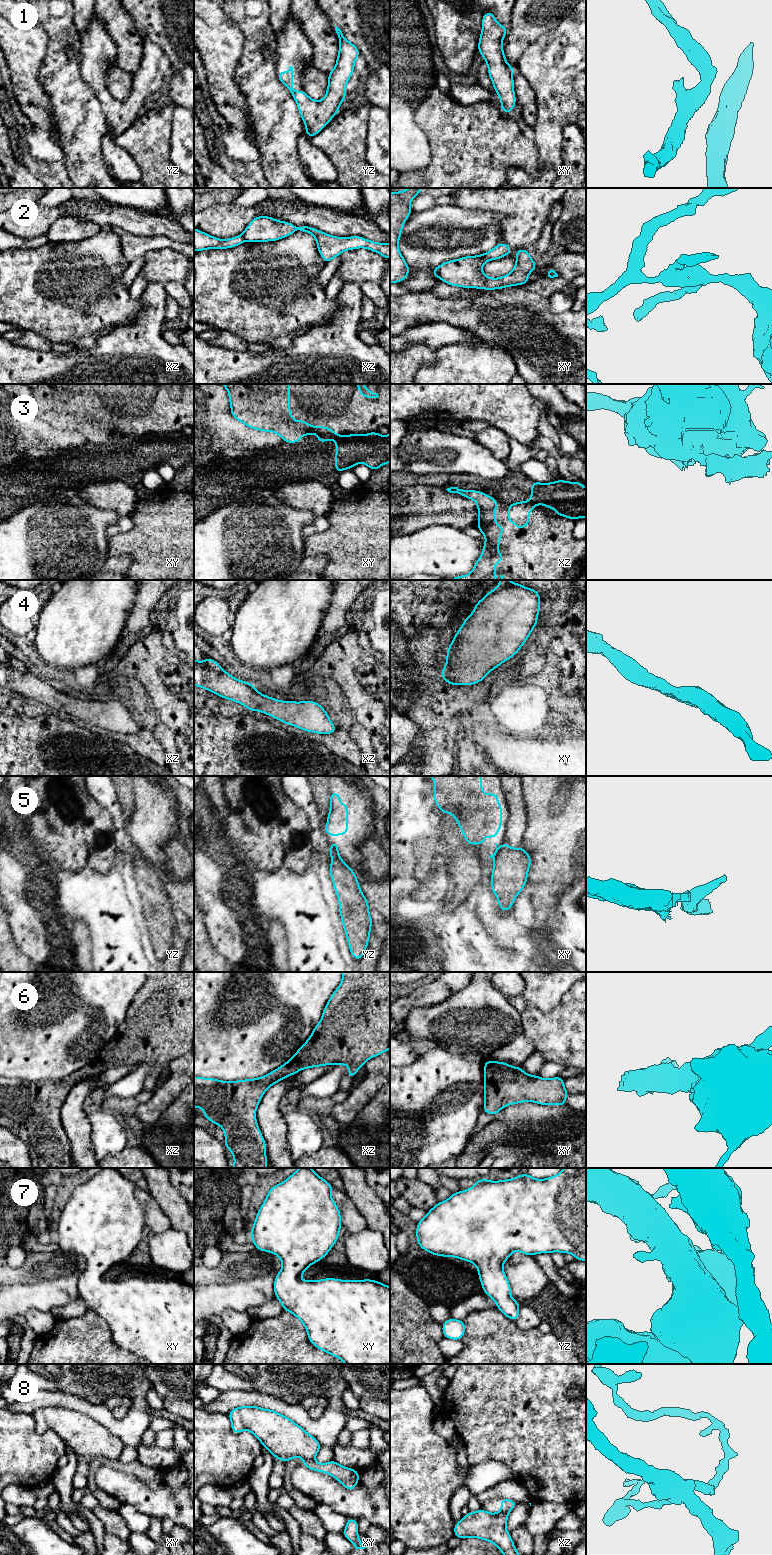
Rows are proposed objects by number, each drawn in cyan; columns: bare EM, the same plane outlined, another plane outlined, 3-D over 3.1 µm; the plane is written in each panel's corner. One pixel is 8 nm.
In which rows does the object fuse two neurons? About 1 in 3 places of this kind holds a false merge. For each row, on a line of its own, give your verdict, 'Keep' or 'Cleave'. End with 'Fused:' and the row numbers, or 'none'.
1: Keep
2: Cleave
3: Cleave
4: Keep
5: Cleave
6: Keep
7: Keep
8: Cleave
Fused: 2, 3, 5, 8

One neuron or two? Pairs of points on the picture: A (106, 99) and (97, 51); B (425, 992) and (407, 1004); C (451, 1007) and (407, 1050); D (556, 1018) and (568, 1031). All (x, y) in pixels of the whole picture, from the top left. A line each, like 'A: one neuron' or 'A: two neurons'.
A: one neuron
B: one neuron
C: two neurons
D: one neuron

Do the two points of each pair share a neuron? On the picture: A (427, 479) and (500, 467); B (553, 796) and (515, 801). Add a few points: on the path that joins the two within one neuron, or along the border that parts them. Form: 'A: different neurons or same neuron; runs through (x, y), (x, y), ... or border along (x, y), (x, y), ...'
A: different neurons; border along (436, 474), (474, 474), (483, 478)
B: different neurons; border along (521, 786), (527, 823)

